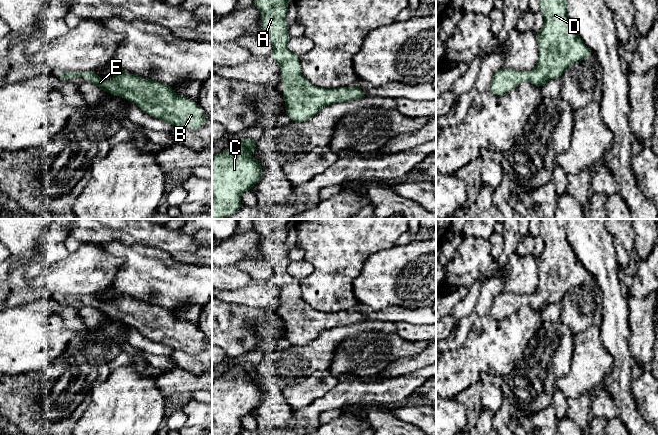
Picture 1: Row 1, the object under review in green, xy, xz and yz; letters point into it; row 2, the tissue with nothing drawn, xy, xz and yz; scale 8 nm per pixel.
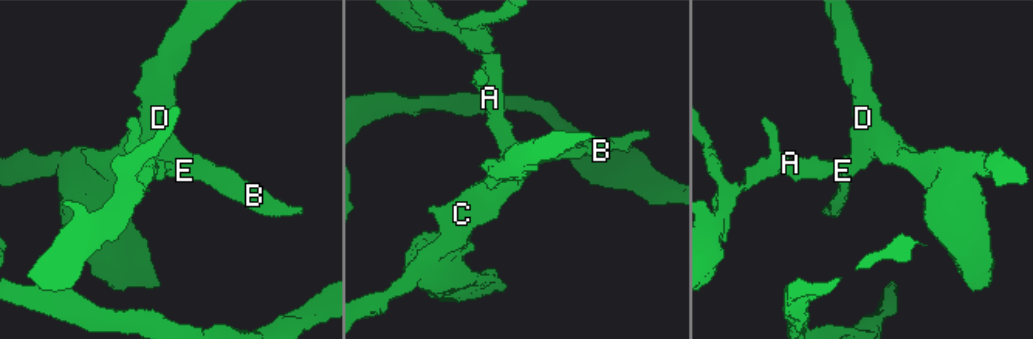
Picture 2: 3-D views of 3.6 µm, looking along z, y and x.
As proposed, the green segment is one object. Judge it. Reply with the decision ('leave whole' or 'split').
leave whole

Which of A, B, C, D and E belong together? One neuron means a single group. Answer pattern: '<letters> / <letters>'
A B C D E

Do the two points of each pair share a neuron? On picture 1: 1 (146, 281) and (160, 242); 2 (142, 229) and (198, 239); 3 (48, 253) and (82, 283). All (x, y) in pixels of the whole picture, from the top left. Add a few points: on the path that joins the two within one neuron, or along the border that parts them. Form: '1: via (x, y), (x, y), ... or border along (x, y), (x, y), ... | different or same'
1: border along (135, 244), (160, 248), (172, 255) | different
2: via (156, 235), (168, 240), (184, 240) | same
3: border along (69, 254), (50, 263), (38, 274) | different

